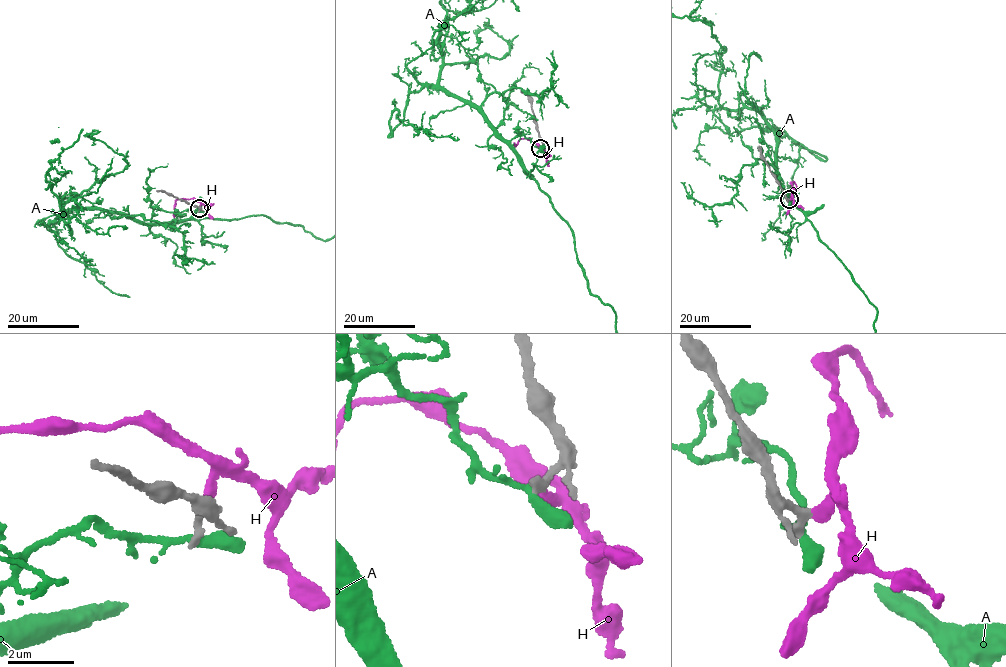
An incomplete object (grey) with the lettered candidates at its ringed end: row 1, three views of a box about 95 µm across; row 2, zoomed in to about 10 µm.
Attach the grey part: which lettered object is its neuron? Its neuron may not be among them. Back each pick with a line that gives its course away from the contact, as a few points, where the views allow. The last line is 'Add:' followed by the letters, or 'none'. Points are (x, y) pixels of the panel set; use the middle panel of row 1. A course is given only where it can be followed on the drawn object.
H: course (541, 148), (522, 138), (516, 145), (514, 142)
Add: H

